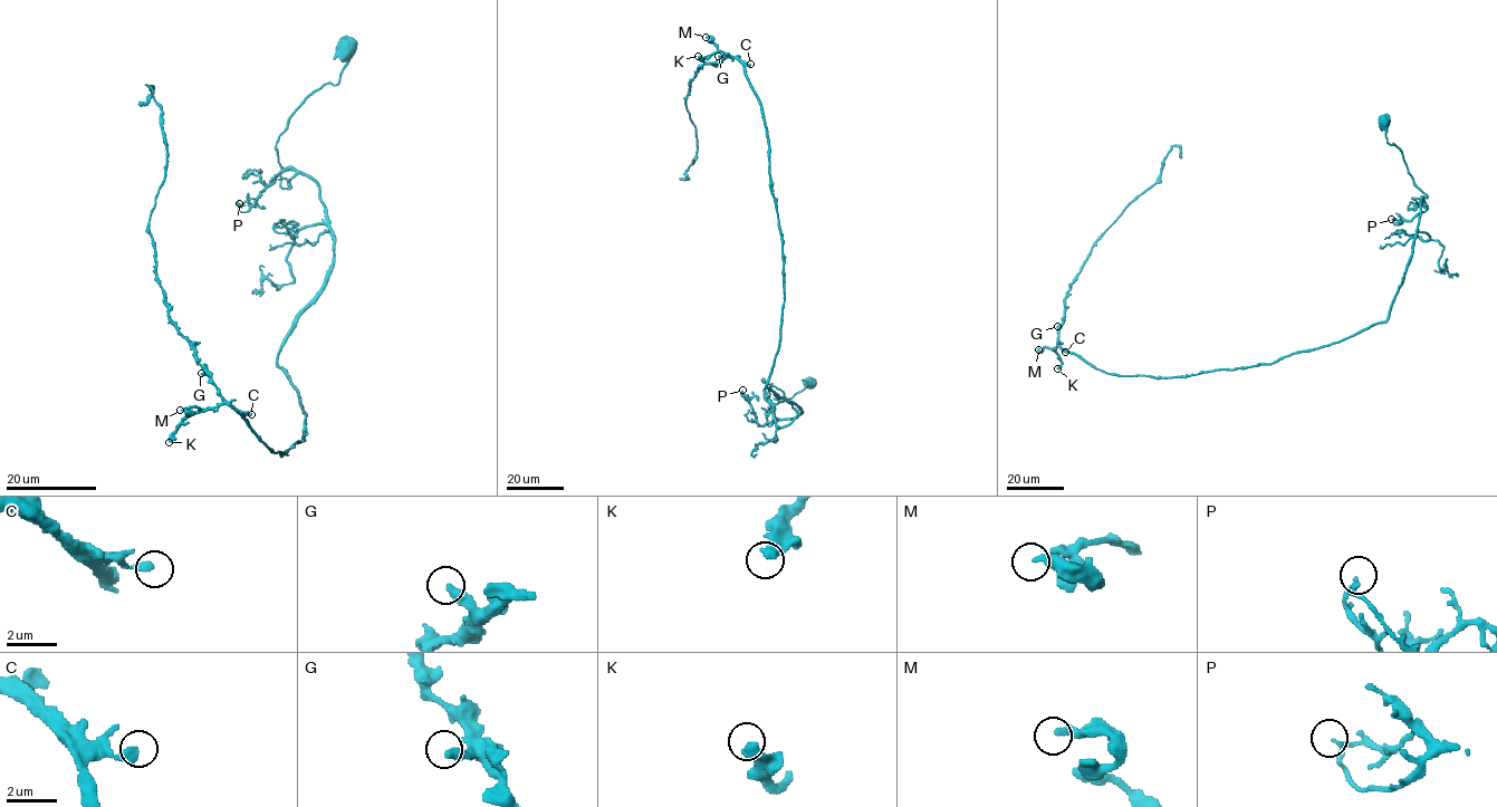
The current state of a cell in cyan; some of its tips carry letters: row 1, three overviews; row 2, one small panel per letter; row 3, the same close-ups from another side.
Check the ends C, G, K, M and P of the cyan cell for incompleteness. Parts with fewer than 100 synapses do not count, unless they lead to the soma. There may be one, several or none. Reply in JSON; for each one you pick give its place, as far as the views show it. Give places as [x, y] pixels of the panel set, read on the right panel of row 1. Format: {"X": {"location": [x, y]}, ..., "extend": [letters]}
{"K": {"location": [1057, 368]}, "extend": ["K"]}

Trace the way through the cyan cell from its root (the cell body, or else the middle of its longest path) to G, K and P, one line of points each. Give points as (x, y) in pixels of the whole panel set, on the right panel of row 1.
G: (1383, 119), (1388, 142), (1427, 195), (1383, 322), (1272, 363), (1169, 377), (1102, 371), (1061, 347), (1057, 326)
K: (1383, 119), (1388, 142), (1427, 195), (1385, 320), (1272, 363), (1189, 376), (1110, 374), (1059, 346), (1057, 368)
P: (1383, 119), (1380, 125), (1388, 142), (1400, 150), (1414, 183), (1427, 195), (1424, 211), (1410, 220), (1391, 219)

